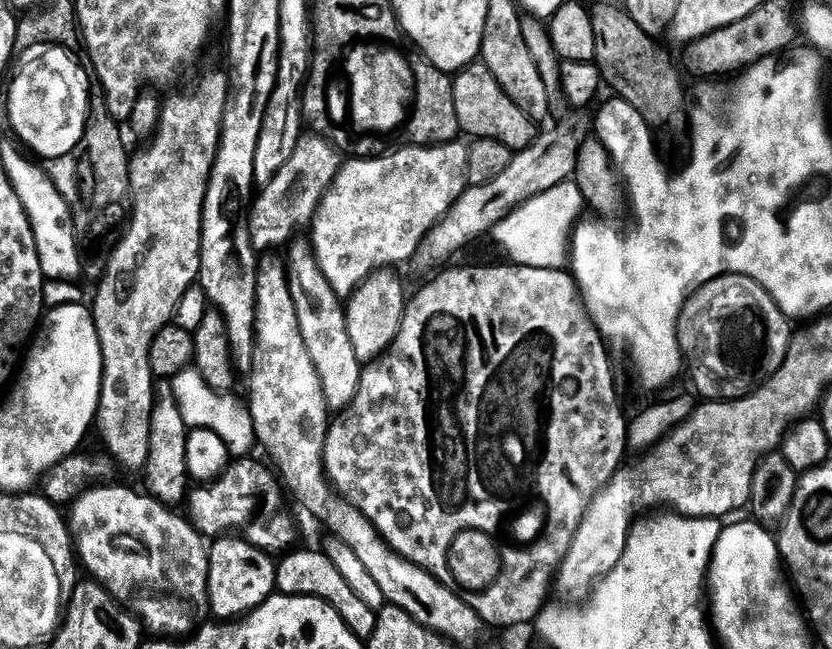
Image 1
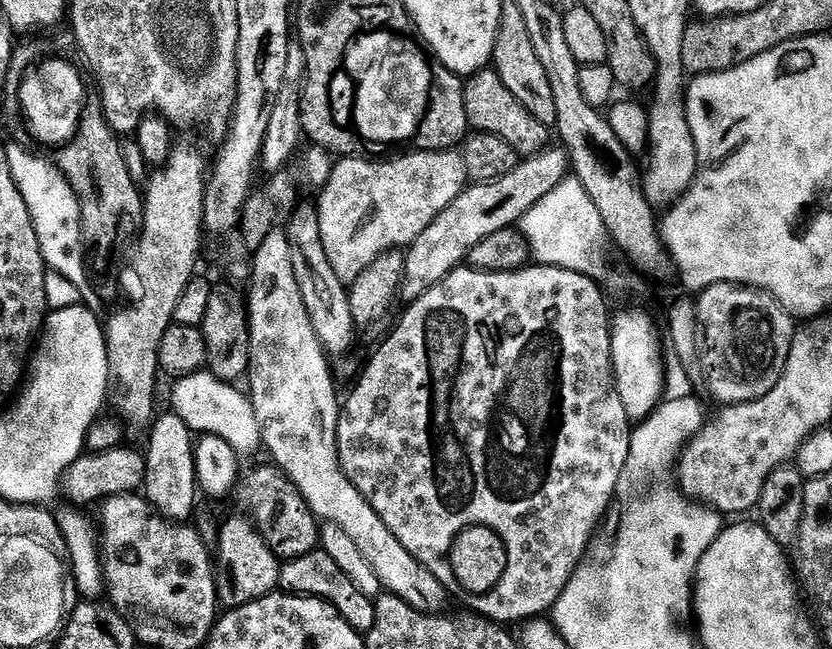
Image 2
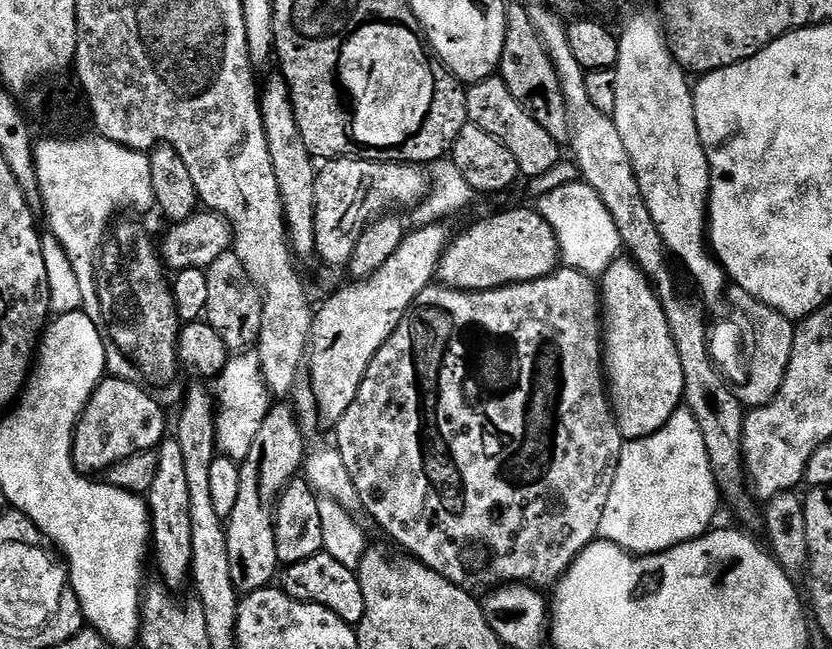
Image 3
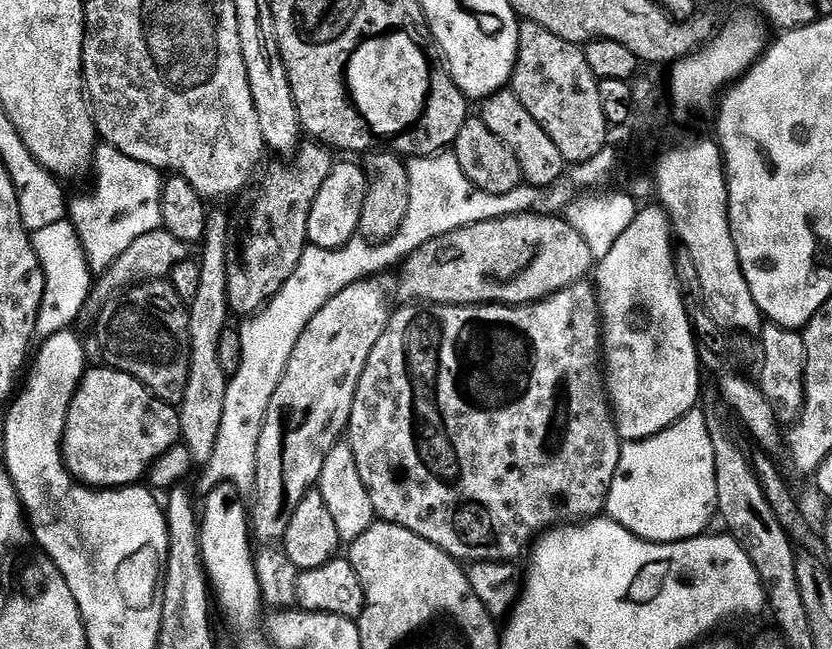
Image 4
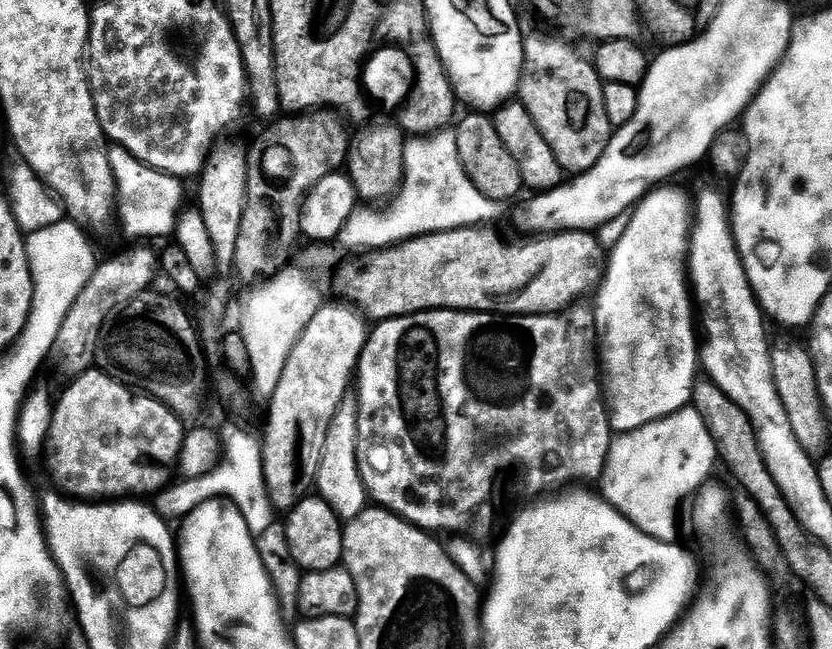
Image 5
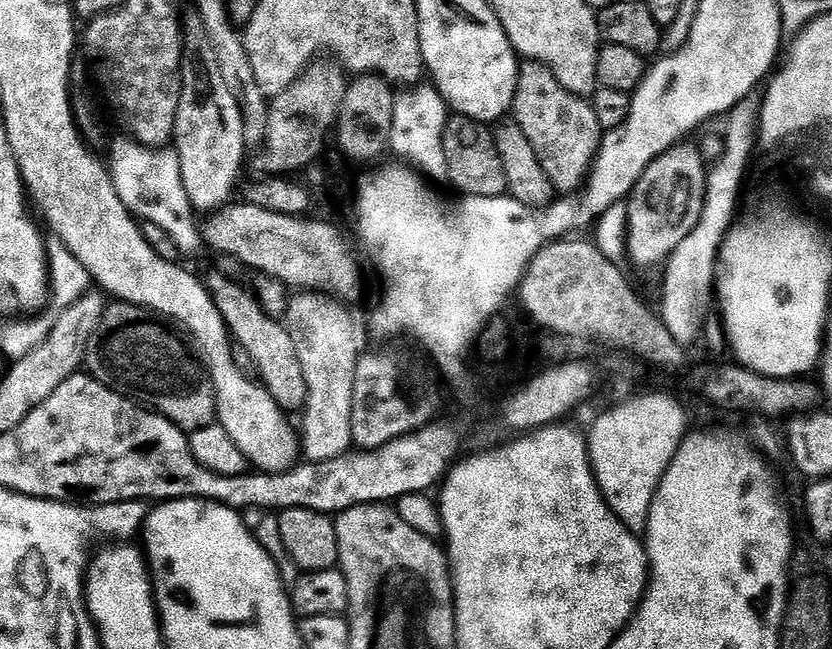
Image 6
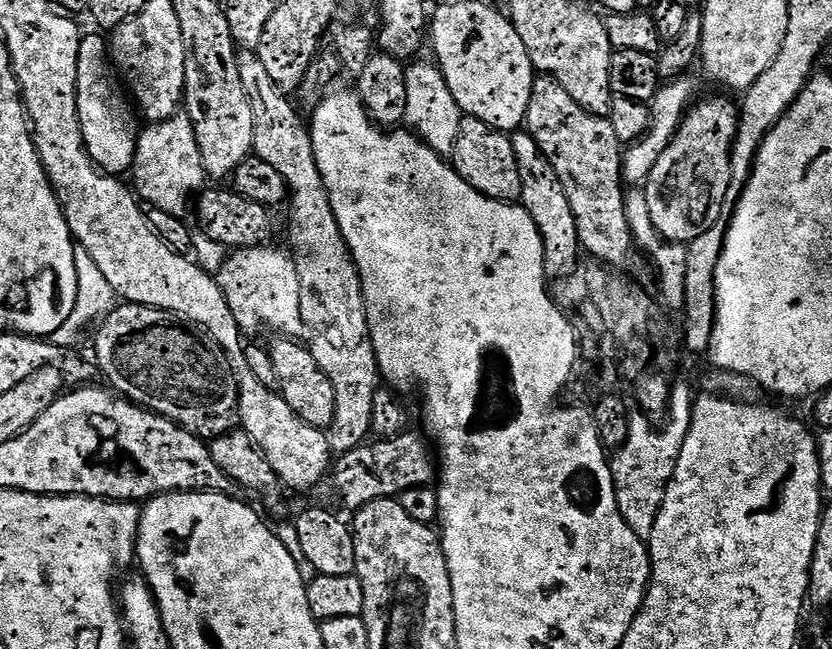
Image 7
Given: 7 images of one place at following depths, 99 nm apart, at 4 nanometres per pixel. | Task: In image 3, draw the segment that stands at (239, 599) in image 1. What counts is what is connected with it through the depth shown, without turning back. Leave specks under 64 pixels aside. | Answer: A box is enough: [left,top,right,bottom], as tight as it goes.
[226,407,305,592]

